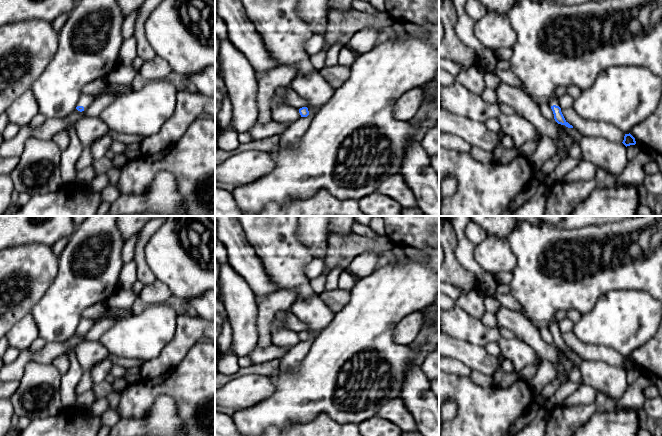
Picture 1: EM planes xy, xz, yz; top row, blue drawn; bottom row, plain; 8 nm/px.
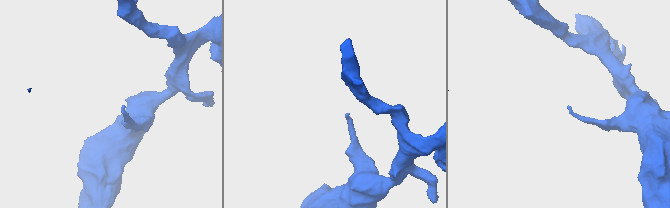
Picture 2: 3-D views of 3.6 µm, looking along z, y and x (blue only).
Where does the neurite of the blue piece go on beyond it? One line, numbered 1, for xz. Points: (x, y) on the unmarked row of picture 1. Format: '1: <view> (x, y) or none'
1: none

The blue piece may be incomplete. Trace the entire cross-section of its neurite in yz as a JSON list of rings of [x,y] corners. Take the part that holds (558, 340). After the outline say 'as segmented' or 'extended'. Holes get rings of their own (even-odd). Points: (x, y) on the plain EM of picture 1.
[[[551,322],[548,326],[548,329],[551,331],[554,338],[554,343],[558,348],[565,349],[568,352],[573,352],[573,350],[565,344],[561,336],[561,332],[559,331],[558,323]]]; extended

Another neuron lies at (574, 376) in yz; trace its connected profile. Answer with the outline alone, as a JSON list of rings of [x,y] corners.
[[[577,365],[575,366],[568,375],[568,380],[574,383],[581,382],[581,372],[580,367]]]

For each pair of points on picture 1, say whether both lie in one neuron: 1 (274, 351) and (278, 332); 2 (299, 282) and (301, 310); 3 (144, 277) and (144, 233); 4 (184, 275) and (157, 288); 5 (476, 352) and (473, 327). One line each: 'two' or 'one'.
1: two
2: two
3: one
4: two
5: two

